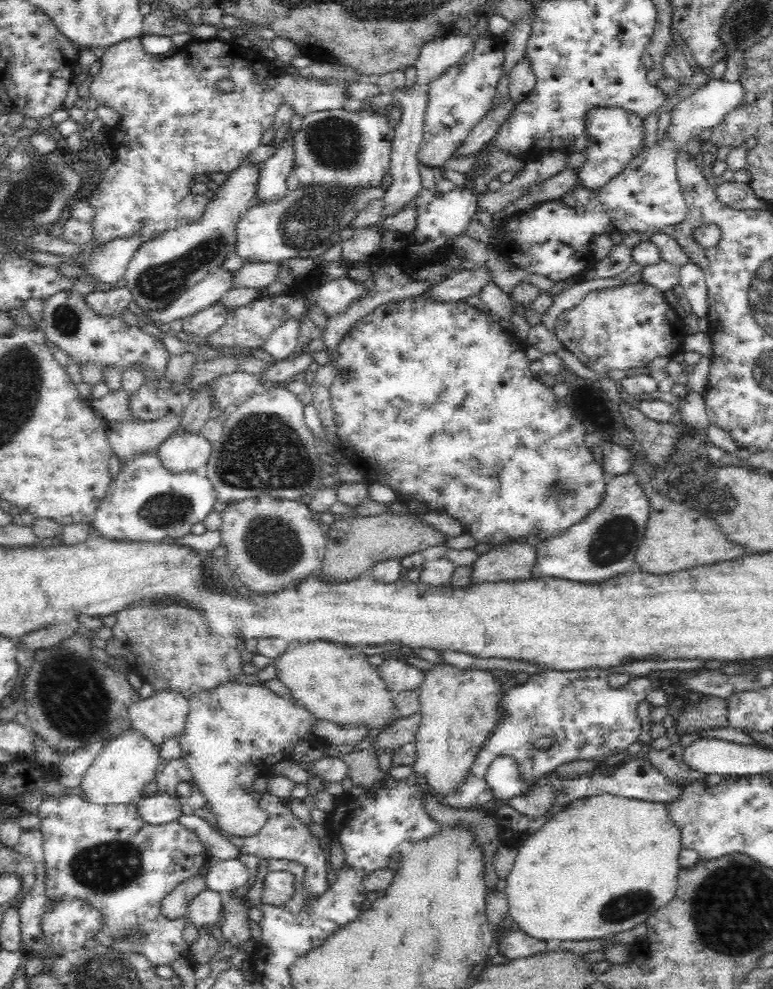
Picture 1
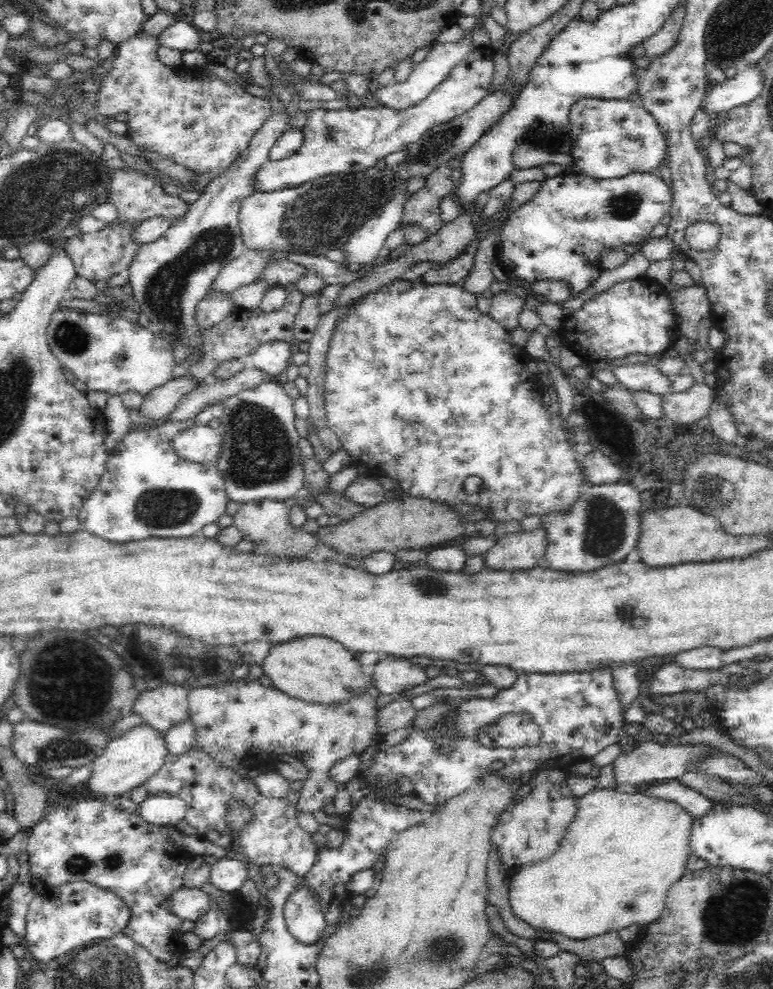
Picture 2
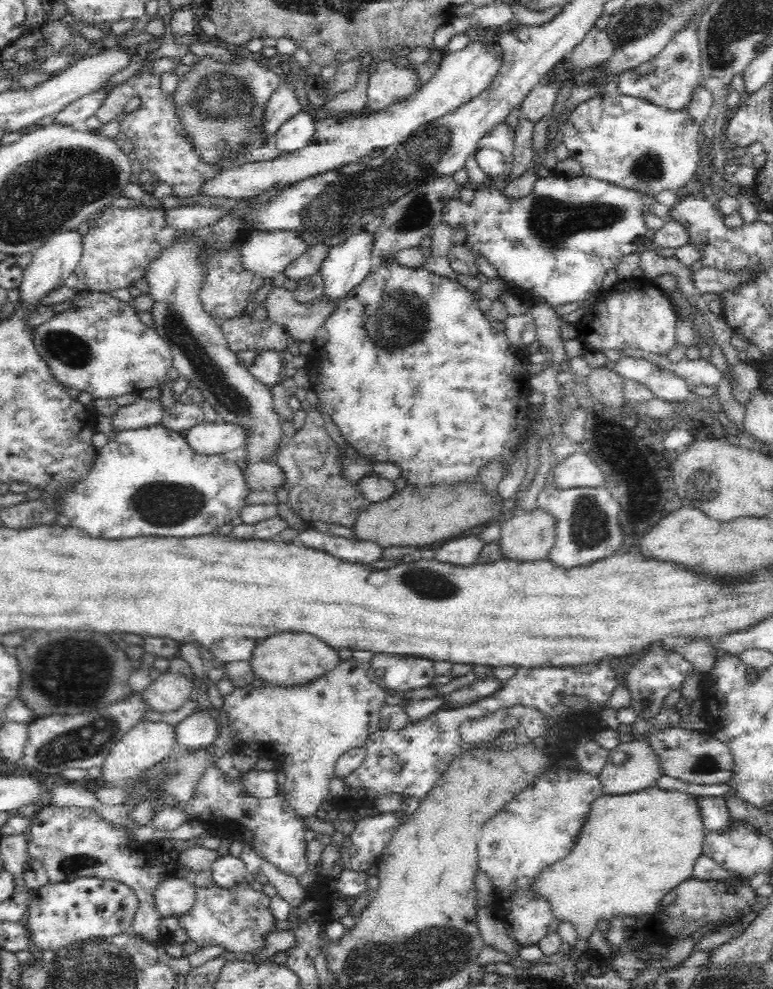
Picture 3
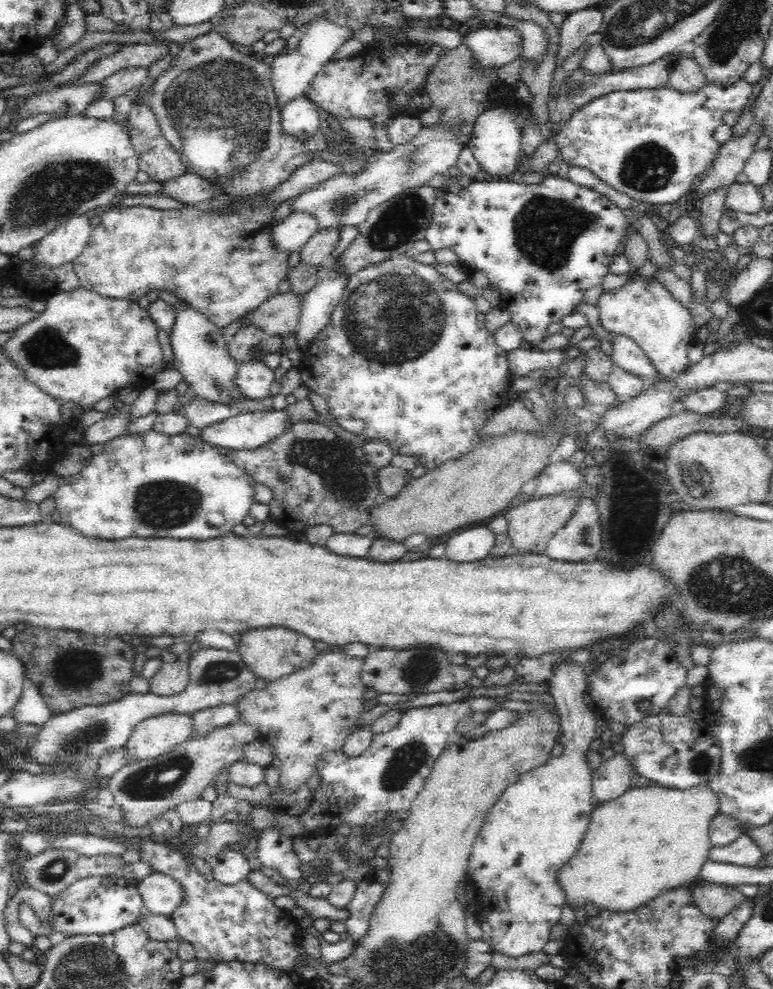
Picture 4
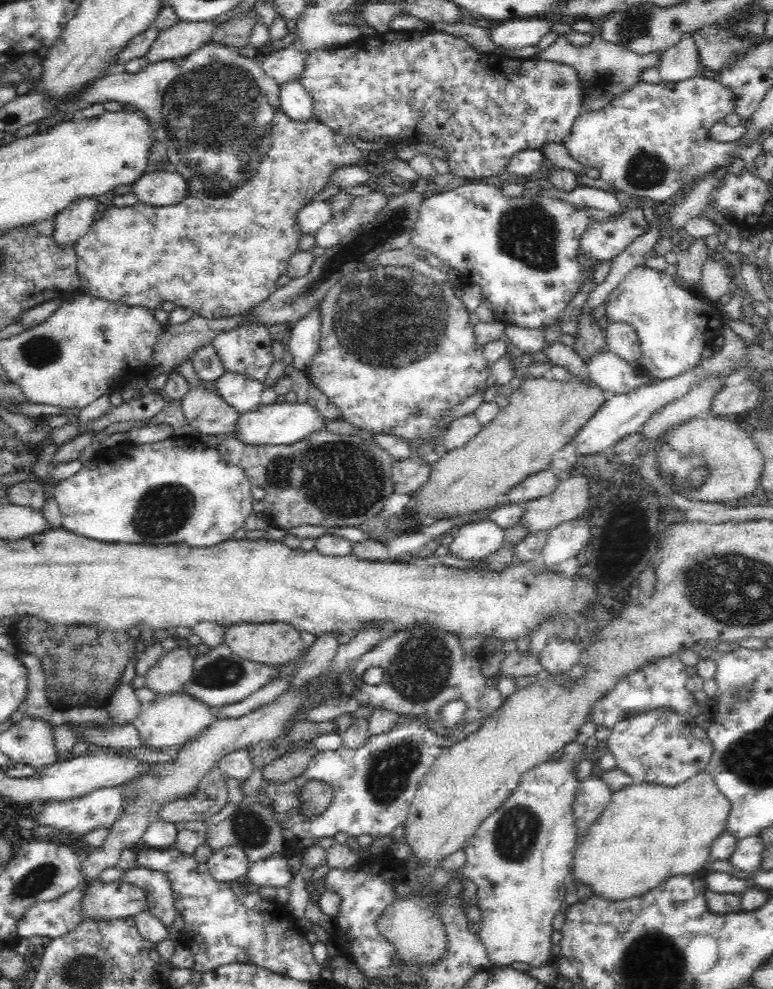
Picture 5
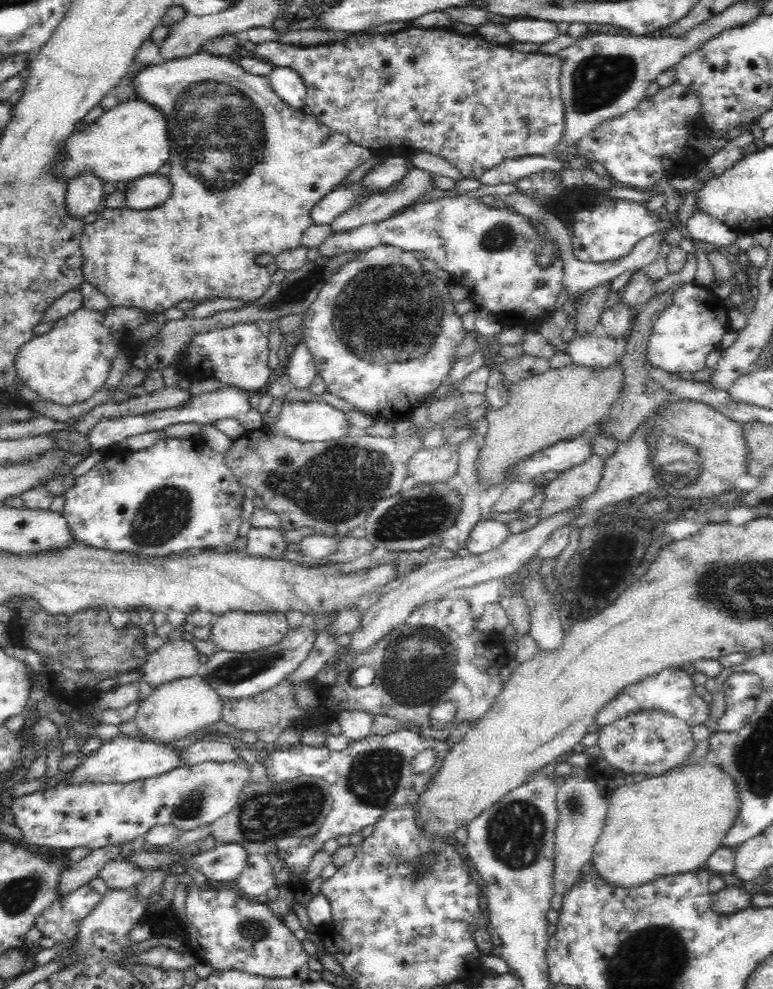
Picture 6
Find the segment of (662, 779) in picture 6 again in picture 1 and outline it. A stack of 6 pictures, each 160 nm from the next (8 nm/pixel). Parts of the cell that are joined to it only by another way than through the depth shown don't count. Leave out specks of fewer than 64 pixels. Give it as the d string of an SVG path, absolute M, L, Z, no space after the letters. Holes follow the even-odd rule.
M612 794L590 796L584 801L576 799L574 804L570 804L570 808L566 812L563 811L558 816L554 816L551 822L547 822L546 826L528 836L517 846L514 866L505 878L506 887L504 888L504 893L509 902L511 923L515 924L516 928L525 932L528 936L546 941L549 945L566 942L566 940L574 942L576 940L605 938L634 928L642 928L647 919L667 902L670 902L670 899L674 898L676 894L677 876L682 869L678 863L679 853L681 852L680 834L681 830L671 819L670 811L667 810L664 803L631 800Z

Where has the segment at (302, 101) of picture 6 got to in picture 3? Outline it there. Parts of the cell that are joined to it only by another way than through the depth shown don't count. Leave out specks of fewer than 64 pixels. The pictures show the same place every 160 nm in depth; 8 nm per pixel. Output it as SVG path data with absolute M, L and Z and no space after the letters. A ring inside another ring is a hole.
M302 109L280 126L272 137L273 146L285 153L304 148L314 134L314 120L310 113Z

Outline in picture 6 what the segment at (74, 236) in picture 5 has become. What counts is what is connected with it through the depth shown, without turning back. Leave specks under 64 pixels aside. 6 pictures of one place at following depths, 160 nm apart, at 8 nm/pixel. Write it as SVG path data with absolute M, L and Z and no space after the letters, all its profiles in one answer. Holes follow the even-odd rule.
M78 174L67 182L66 211L72 219L78 221L92 212L98 213L104 205L107 191L96 175Z

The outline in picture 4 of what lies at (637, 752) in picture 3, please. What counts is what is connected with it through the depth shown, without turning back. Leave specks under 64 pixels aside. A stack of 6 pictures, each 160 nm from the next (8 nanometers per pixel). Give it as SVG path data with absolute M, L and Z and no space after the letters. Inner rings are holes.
M619 748L607 753L604 762L593 770L592 801L598 806L625 794L634 788L633 779L637 776L633 764Z

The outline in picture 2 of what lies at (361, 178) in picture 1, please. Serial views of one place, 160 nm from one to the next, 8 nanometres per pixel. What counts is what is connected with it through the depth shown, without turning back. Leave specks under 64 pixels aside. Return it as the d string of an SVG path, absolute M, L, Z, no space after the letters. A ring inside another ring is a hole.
M478 49L452 67L445 80L416 106L395 111L371 103L357 109L311 110L302 128L300 148L290 158L265 162L255 174L254 189L257 192L272 192L310 183L330 173L343 175L371 169L388 154L400 152L409 144L418 142L427 130L463 115L482 102L488 94L493 76L494 61L485 58L481 49Z

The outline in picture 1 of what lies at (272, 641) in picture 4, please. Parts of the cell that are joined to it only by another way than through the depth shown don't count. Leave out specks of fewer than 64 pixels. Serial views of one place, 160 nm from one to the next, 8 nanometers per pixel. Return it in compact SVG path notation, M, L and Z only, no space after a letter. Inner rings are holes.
M314 641L292 645L284 654L281 654L274 662L277 668L277 679L284 682L306 710L309 710L316 719L330 720L342 727L364 726L380 731L391 727L402 716L397 714L394 702L394 693L387 689L386 683L377 673L377 667L368 661L360 649L345 647L341 643L326 641Z

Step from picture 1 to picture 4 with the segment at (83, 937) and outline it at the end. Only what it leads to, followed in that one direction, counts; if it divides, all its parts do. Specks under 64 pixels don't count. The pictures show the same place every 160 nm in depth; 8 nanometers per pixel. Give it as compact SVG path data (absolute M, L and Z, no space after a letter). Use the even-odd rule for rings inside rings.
M88 877L72 882L61 893L52 896L48 925L52 933L62 936L105 935L137 923L144 912L143 898L137 886L122 877Z

